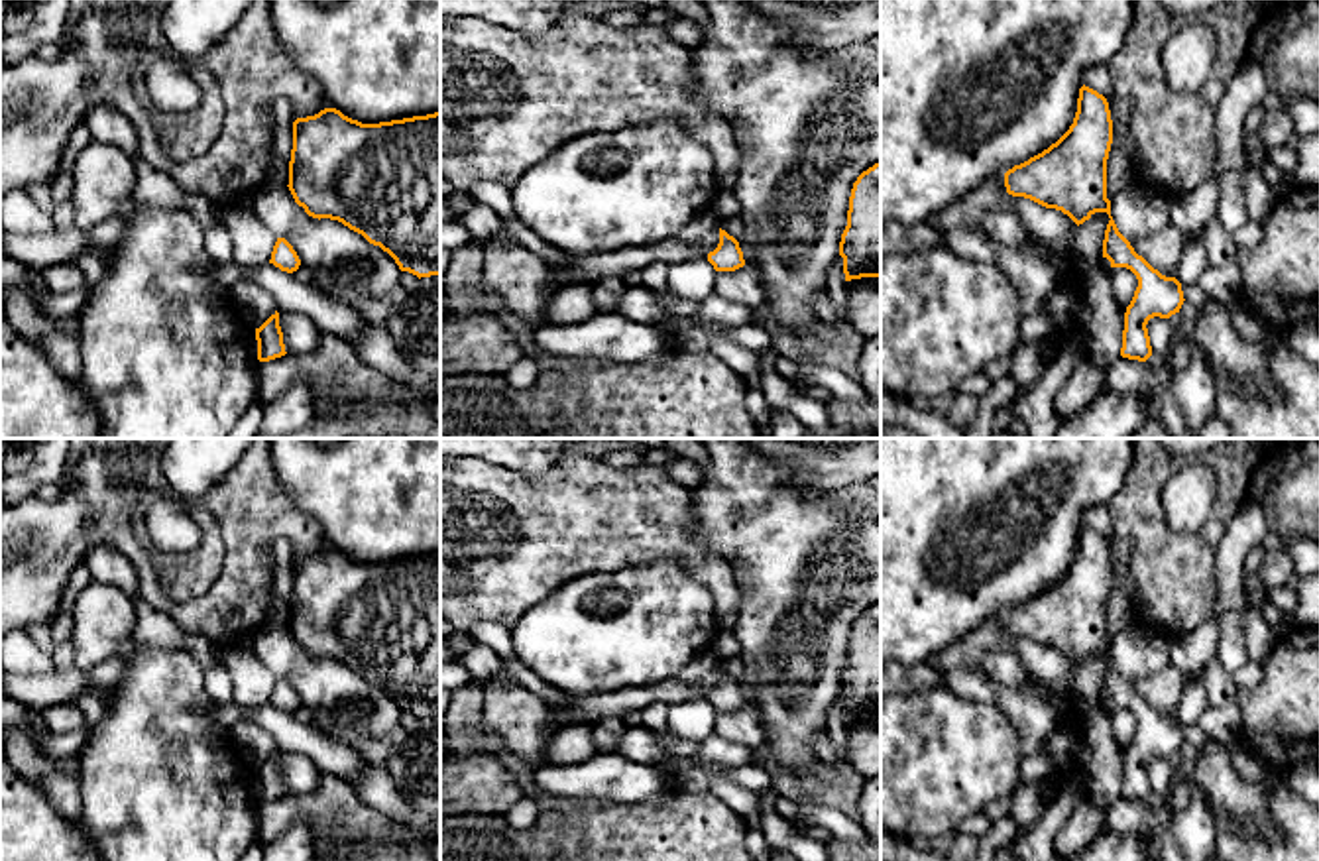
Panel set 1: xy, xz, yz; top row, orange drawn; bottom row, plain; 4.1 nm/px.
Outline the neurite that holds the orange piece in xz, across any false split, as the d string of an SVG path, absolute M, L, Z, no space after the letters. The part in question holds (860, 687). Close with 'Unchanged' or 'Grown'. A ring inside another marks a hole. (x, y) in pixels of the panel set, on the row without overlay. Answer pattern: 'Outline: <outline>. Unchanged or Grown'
Outline: M881 603L853 623L839 696L845 721L881 718Z. Unchanged

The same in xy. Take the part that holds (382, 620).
Outline: M336 548L293 562L289 631L313 659L338 660L387 692L401 712L440 716L440 552L403 560L362 564Z. Unchanged

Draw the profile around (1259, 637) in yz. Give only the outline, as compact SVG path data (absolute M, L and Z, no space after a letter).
M1244 607L1242 613L1246 653L1252 660L1262 662L1272 651L1276 635L1258 609Z

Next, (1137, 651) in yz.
M1132 623L1113 637L1111 657L1126 680L1138 680L1170 664L1170 645L1166 637Z

